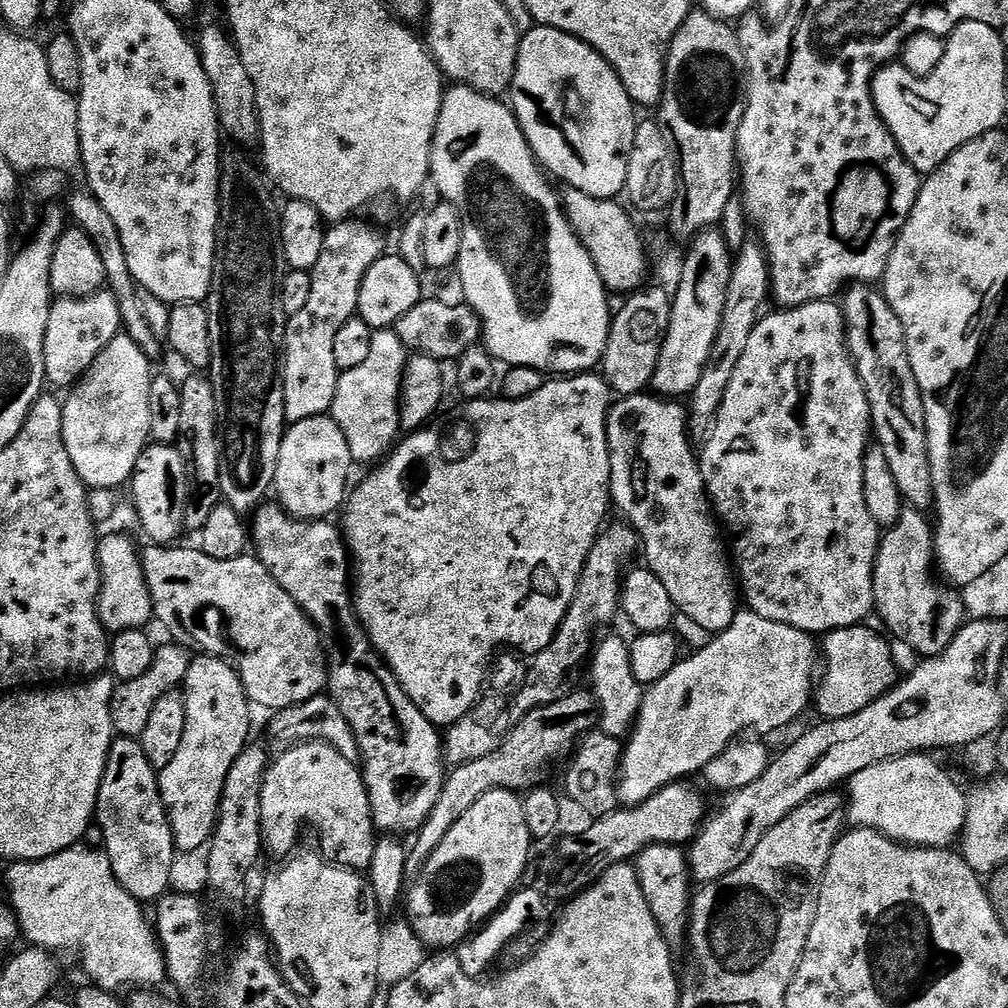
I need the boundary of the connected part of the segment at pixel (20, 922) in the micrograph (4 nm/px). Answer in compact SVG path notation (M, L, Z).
M77 846L68 848L64 852L54 854L50 858L46 858L43 862L12 862L7 865L8 873L5 874L4 880L8 883L7 903L12 909L12 915L16 918L19 931L22 936L28 939L27 943L34 948L45 948L53 954L61 954L65 952L68 956L77 956L80 964L84 967L84 972L89 976L91 983L97 988L105 988L108 992L119 993L120 988L128 988L127 990L152 990L156 984L165 983L166 973L164 971L164 953L158 943L158 937L154 931L153 925L144 917L145 905L141 901L135 900L130 894L126 894L126 890L122 890L122 886L118 882L118 878L114 878L114 870L110 866L110 858L102 851L92 846Z

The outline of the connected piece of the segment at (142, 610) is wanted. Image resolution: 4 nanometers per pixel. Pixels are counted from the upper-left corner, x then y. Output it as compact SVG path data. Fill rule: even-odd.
M112 532L108 537L101 539L99 541L100 549L98 550L98 562L100 563L100 600L97 602L98 606L98 614L100 615L100 620L103 622L105 628L108 629L109 633L115 634L117 632L125 632L126 630L144 630L149 626L148 623L153 623L154 613L152 610L152 599L150 598L150 590L148 589L148 583L146 582L146 578L144 577L144 567L142 566L142 562L140 561L140 557L142 555L141 549L138 547L136 549L136 544L131 540L128 536L123 536L120 532Z

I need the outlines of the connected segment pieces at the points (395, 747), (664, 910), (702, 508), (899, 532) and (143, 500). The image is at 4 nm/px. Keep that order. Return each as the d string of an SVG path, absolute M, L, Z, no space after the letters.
M265 502L251 517L250 544L253 549L256 547L256 559L262 562L262 566L266 566L266 570L270 570L274 582L278 582L278 586L282 586L282 590L294 598L296 605L316 625L316 631L320 634L336 632L332 645L326 648L326 692L338 710L342 710L342 718L350 722L350 730L354 730L354 738L360 747L362 775L370 798L372 820L384 834L415 834L426 822L426 818L430 818L430 810L434 810L434 802L438 802L438 794L442 794L444 789L446 761L442 736L437 725L431 724L426 714L414 706L404 687L396 680L396 675L373 648L372 640L356 615L354 596L350 591L350 557L346 541L341 529L328 523L332 522L327 519L296 520L279 503Z
M655 844L643 848L634 861L634 867L642 886L642 894L646 894L650 914L654 914L664 941L673 950L683 949L688 935L690 901L694 895L685 849L674 844Z
M641 394L638 396L625 396L617 399L612 407L608 410L608 453L610 454L610 504L613 509L620 511L619 519L628 527L634 529L638 537L639 543L642 545L642 556L646 561L647 567L661 580L666 591L673 599L675 607L679 614L688 615L698 622L699 626L704 626L709 634L719 634L727 630L734 622L738 611L738 584L734 579L733 569L730 567L729 557L726 555L726 544L722 539L722 528L718 523L713 511L711 503L704 490L704 479L700 473L700 461L697 453L692 453L694 447L693 441L690 439L688 430L688 414L685 405L680 402L661 402L655 395Z
M911 506L905 507L893 528L887 529L881 535L880 549L876 555L874 566L874 609L875 615L905 644L917 652L917 657L927 658L937 656L950 646L952 639L958 635L966 623L964 601L959 591L945 586L934 575L934 532L923 511Z
M149 443L138 458L136 468L132 472L130 489L132 500L136 503L136 516L156 546L168 546L176 535L184 532L184 515L188 505L190 491L190 464L179 452L179 447L170 444Z

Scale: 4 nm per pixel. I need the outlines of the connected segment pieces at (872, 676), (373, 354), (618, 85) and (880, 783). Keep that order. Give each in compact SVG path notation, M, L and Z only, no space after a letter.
M867 623L855 624L823 637L822 675L814 688L814 708L821 712L824 720L850 718L866 710L866 706L874 703L879 696L886 695L888 689L895 688L898 683L891 646L868 627Z
M376 330L372 334L370 354L367 358L358 366L354 366L354 370L346 370L340 374L338 390L334 394L330 415L332 421L342 430L342 434L346 434L346 446L350 446L350 454L357 465L372 466L383 460L401 435L400 390L409 359L409 349L405 348L395 330Z
M534 26L530 31L523 33L520 38L520 49L518 50L518 58L516 59L516 69L514 70L514 78L510 89L510 107L516 113L516 121L520 123L520 129L524 132L524 137L528 139L528 145L532 148L532 153L536 155L536 159L541 165L557 181L565 180L563 183L570 188L582 190L582 194L593 196L599 200L611 200L619 197L626 186L626 170L628 169L628 155L634 146L634 134L636 133L636 125L638 123L637 105L633 104L630 94L622 86L622 82L618 78L618 74L611 68L609 64L600 56L600 54L589 44L583 44L578 38L574 38L570 34L566 34L557 28L546 28L543 26Z
M928 754L898 756L870 766L847 781L846 820L857 828L873 828L883 836L917 848L951 849L966 822L968 797Z

